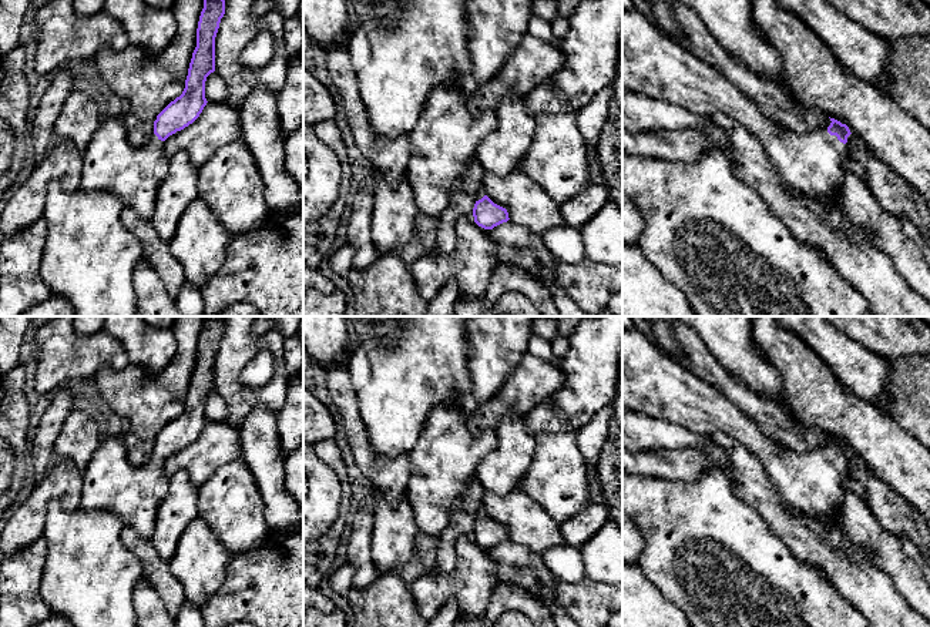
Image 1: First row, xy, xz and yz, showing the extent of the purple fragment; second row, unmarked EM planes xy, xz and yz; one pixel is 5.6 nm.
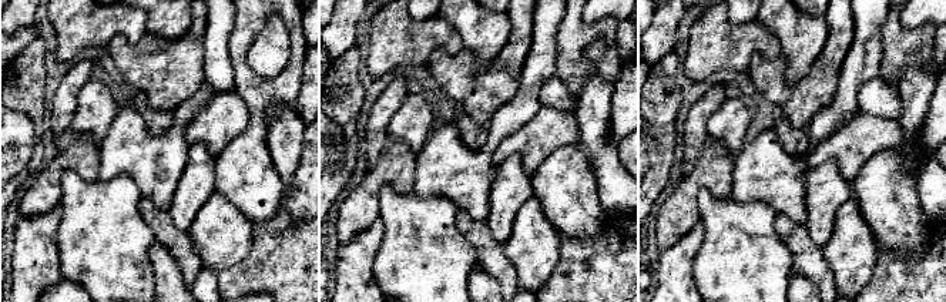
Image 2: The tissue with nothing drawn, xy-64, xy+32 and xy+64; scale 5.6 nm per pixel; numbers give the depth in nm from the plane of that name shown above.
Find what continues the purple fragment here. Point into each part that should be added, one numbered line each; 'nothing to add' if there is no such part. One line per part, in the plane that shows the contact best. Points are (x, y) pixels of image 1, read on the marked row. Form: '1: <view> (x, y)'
1: yz (813, 163)

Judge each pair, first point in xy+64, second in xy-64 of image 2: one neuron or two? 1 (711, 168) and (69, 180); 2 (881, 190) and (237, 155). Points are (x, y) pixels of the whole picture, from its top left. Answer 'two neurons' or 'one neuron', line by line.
1: two neurons
2: one neuron

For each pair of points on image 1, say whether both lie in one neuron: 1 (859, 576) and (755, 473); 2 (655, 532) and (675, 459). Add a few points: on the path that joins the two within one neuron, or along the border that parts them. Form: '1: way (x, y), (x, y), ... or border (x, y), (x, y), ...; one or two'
1: way (828, 560), (811, 549), (769, 505); one
2: border (702, 473), (690, 480), (637, 476); two

